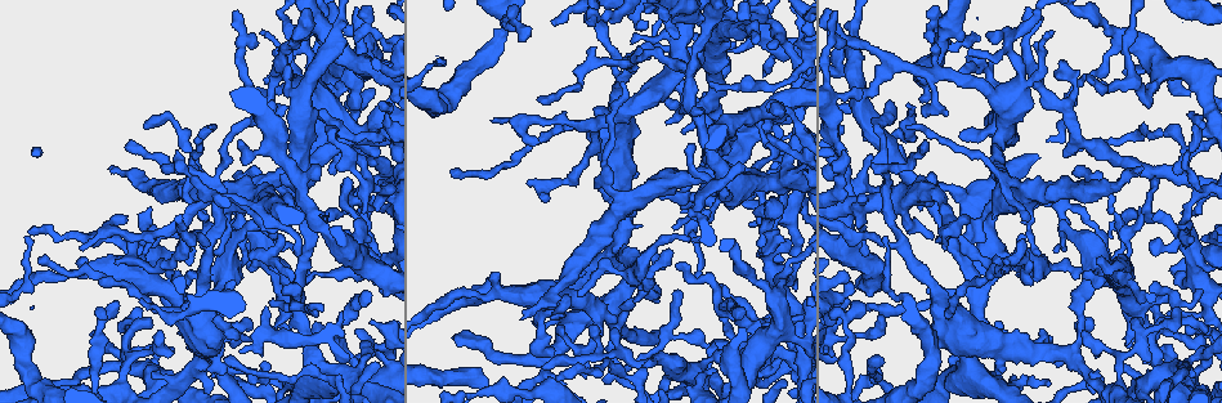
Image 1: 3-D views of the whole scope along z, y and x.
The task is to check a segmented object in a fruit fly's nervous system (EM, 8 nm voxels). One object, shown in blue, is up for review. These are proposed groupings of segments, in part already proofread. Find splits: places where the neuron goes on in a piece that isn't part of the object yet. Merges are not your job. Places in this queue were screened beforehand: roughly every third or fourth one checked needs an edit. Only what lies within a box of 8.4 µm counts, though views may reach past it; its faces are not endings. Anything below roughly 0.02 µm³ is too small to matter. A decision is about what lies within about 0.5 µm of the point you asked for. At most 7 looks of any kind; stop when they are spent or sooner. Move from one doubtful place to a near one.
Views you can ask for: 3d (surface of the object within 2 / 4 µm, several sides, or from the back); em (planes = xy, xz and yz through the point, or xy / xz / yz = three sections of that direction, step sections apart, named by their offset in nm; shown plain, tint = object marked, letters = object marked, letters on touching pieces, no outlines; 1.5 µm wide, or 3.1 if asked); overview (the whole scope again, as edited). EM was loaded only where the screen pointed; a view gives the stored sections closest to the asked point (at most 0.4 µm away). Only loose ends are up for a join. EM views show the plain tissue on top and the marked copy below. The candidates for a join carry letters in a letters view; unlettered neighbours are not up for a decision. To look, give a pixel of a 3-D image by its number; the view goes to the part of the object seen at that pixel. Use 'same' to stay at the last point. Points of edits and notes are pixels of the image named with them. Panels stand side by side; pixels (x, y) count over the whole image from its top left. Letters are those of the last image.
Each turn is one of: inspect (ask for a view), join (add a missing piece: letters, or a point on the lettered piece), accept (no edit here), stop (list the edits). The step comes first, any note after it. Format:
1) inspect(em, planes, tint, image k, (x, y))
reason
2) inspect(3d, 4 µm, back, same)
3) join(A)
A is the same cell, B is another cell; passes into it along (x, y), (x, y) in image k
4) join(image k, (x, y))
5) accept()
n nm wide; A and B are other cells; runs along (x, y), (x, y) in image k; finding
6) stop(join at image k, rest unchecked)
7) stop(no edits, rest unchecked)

inspect(em, planes, letters, image 1, (625, 55))
thin end

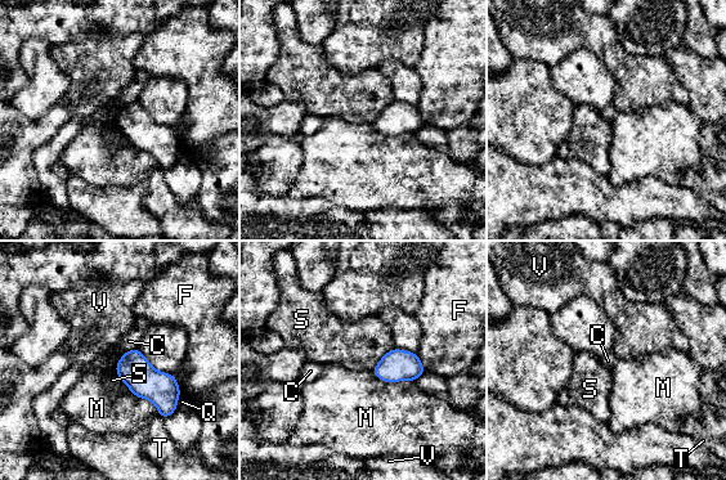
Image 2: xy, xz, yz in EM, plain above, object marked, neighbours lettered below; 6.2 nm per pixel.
accept()
C, F, M, Q, S, T and V are other cells; border along (135, 348), (126, 351), (115, 364) in image 2; none of them fits

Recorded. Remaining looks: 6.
inspect(em, yz, step 4, letters, image 1, (1205, 124))
free end

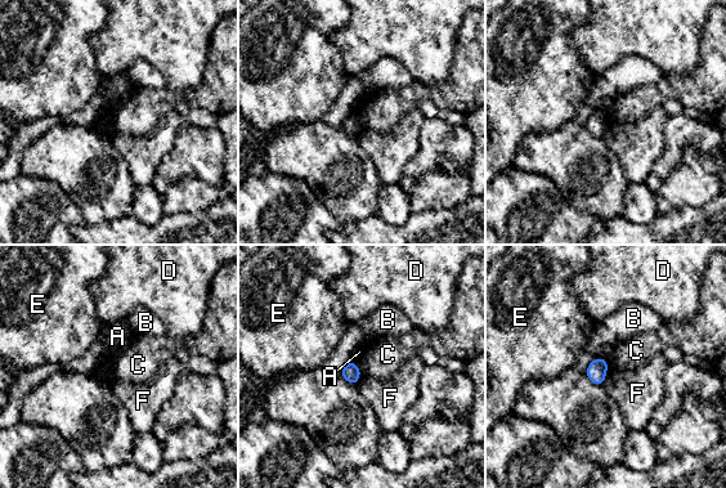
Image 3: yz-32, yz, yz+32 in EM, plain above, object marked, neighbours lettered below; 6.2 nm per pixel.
inspect(em, xz, step 4, letters, same)
another direction

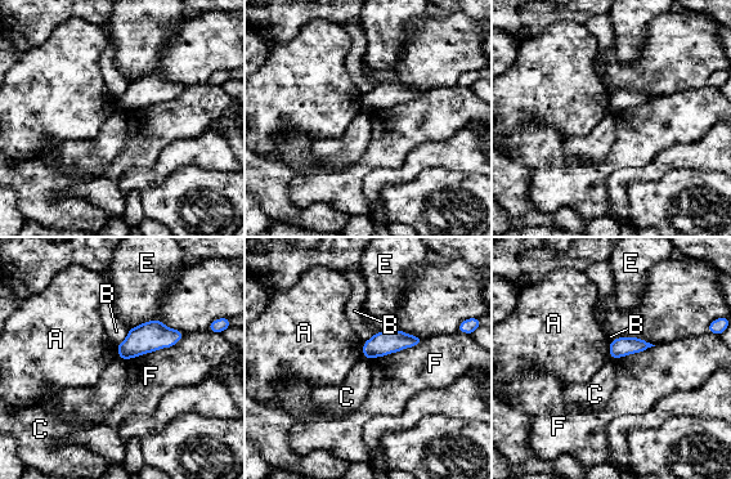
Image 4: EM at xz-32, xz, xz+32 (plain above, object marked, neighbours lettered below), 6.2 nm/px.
accept()
A, B, C, E and F are other cells; no lettered piece goes on from it

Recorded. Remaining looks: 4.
inspect(3d, 2 µm, image 1, (1091, 331))
an open end

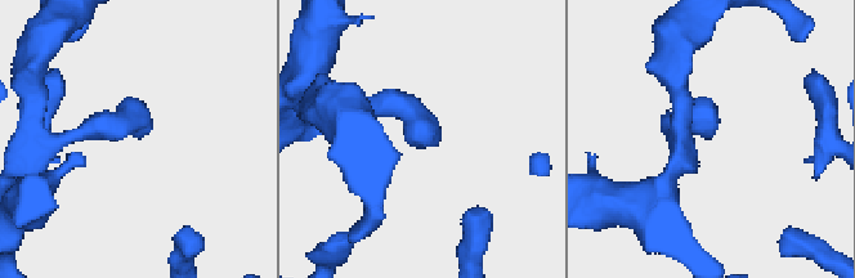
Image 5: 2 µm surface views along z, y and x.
inspect(em, planes, letters, image 5, (427, 140))
shape alone is not enough

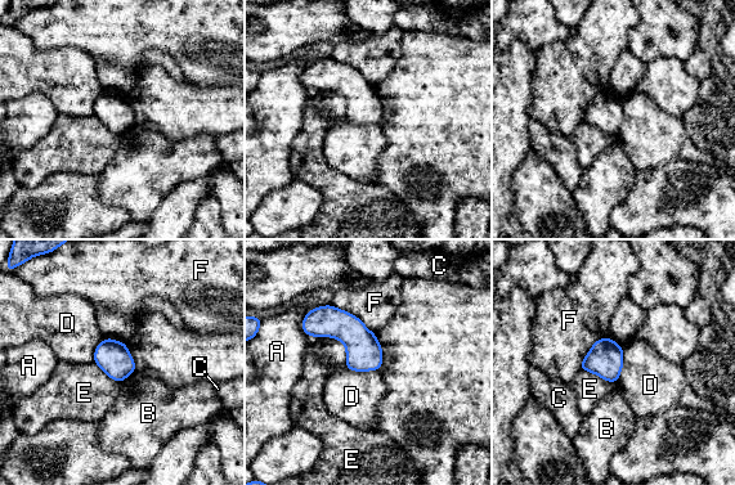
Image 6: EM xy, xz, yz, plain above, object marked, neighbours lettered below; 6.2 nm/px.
accept()
F touches over 340 nm; A, B, C, D, E and F are other cells; border along (622, 346), (623, 367), (617, 381) in image 6; no lettered piece goes on from it

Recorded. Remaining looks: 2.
stop(no edits, rest unchecked)

